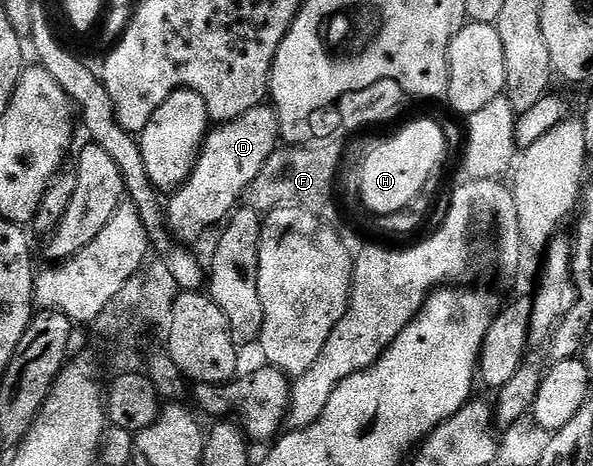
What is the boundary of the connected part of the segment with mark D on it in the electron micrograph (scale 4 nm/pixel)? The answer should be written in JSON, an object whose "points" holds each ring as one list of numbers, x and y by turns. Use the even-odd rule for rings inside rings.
{"points":[[263,104,254,106,252,110,242,114,240,118,216,125,214,129,215,131,212,129,204,138,202,149,191,174,184,180,183,185,170,195,170,198,172,197,171,203,167,202,165,206,167,227,171,234,183,244,197,243,210,231,207,230,210,226,217,225,216,227,218,227,240,205,241,199,253,184,253,180,261,172,265,160,269,160,269,156,280,145,281,123,276,118,274,109]]}

